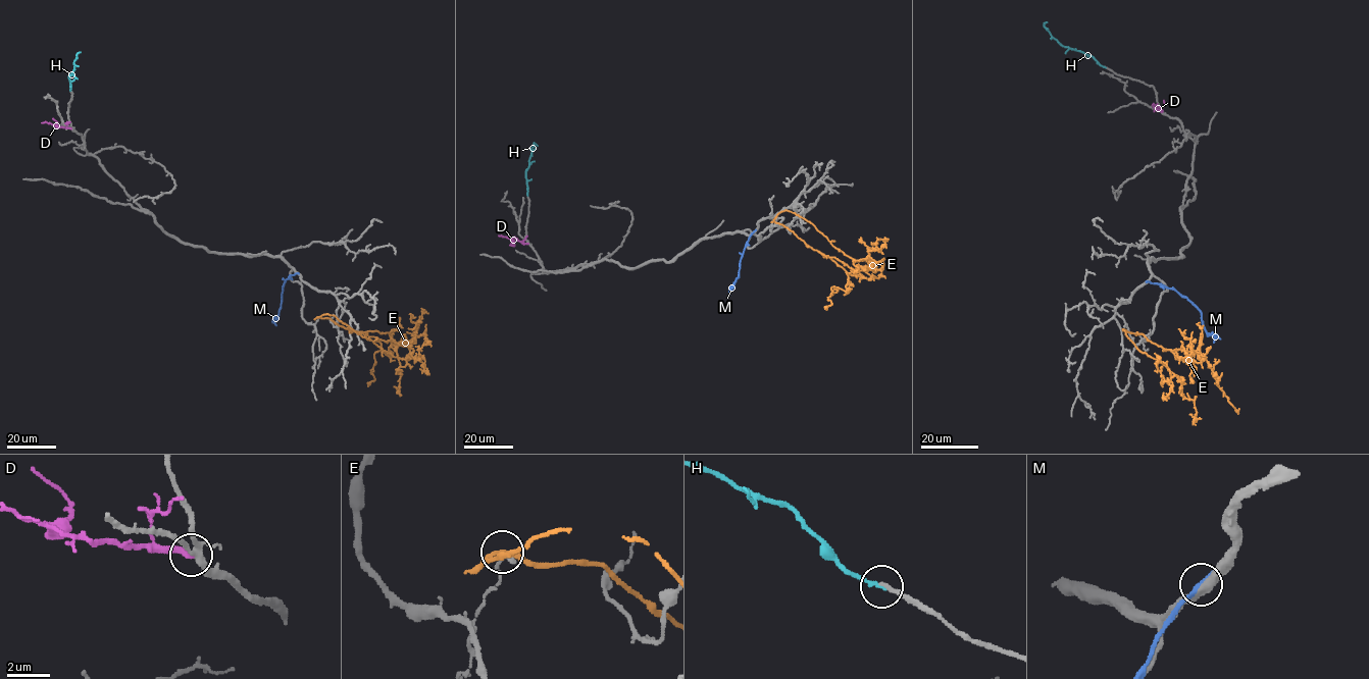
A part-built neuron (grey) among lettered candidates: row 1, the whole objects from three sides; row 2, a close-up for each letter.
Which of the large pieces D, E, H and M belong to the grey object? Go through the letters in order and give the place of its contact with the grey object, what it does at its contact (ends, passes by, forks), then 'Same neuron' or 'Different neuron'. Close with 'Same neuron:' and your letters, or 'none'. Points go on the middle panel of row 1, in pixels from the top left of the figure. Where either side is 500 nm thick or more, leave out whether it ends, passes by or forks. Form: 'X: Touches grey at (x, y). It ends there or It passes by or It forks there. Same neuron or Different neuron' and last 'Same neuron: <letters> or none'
D: Touches grey at (527, 244). It ends there. Different neuron
E: Touches grey at (775, 222). It passes by. Different neuron
H: Touches grey at (527, 195). It ends there. Same neuron
M: Touches grey at (754, 231). It ends there. Different neuron
Same neuron: H

